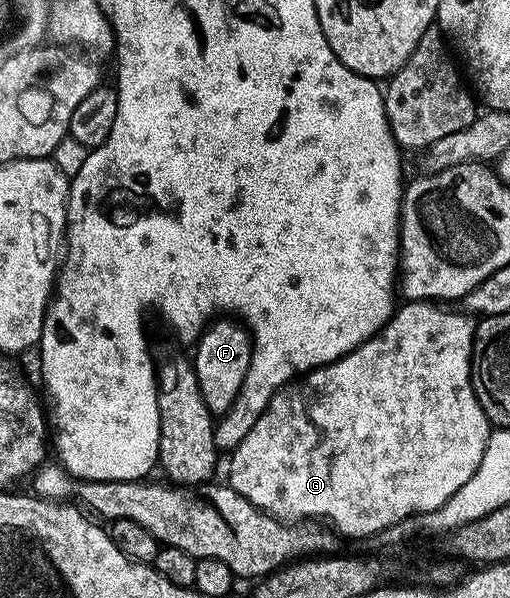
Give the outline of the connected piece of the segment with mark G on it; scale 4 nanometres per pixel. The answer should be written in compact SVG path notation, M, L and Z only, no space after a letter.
M406 301L395 310L394 314L390 316L386 326L373 335L366 343L361 343L356 350L348 353L344 357L340 357L336 361L332 361L328 365L318 367L315 371L307 371L305 375L295 378L293 382L285 387L279 387L270 399L270 404L265 407L263 411L255 418L252 429L244 437L244 441L240 441L240 445L234 448L230 459L230 479L228 478L228 486L231 487L236 493L240 493L240 497L244 497L248 501L252 501L252 505L256 505L261 511L266 511L270 515L274 515L277 519L283 520L287 523L296 523L299 521L322 521L326 519L329 526L333 528L339 536L351 535L354 539L365 540L372 535L379 535L384 529L388 529L392 525L396 525L400 521L404 521L413 515L423 515L429 511L440 509L440 505L444 505L444 501L448 501L448 497L452 497L452 493L456 493L456 489L460 489L460 485L468 485L468 477L472 477L472 473L478 471L480 461L484 457L484 449L490 440L490 433L492 424L488 416L484 413L484 409L480 405L480 401L474 392L474 386L470 380L470 358L472 357L472 349L474 348L474 329L476 326L475 320L471 318L465 310L459 311L445 311L445 306L439 305L434 301Z

